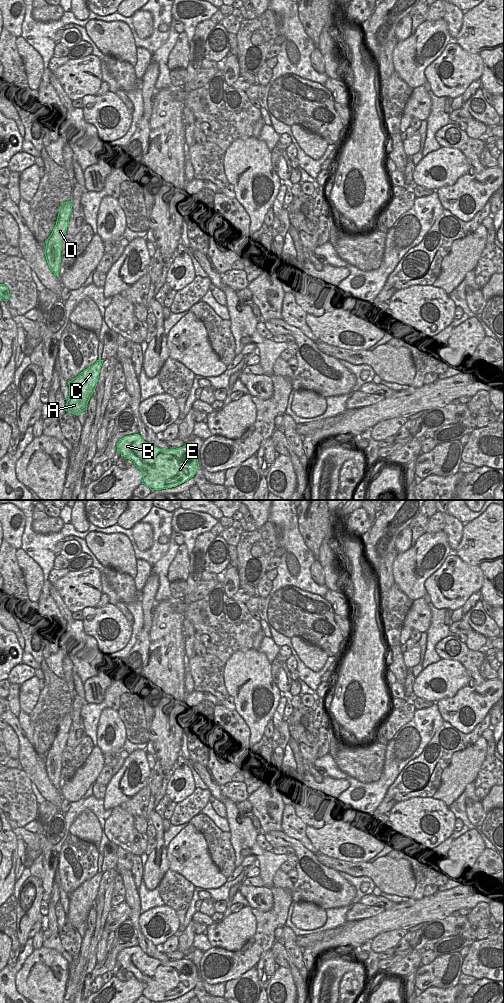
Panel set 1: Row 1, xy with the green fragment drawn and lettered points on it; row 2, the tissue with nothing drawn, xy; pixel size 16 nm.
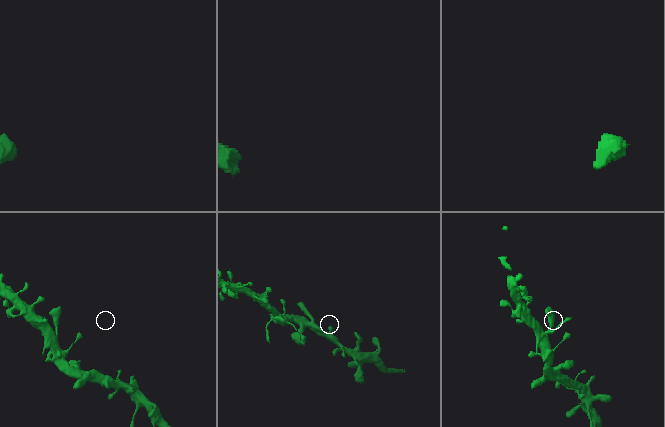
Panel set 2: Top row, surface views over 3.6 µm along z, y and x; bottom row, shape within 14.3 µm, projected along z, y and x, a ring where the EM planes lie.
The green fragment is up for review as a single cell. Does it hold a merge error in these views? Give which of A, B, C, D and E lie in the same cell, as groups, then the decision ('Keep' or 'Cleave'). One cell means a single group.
Groups: A B C D E. Keep

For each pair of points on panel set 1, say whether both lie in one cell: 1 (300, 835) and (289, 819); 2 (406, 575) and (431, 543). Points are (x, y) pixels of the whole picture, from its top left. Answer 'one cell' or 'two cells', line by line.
1: one cell
2: one cell

